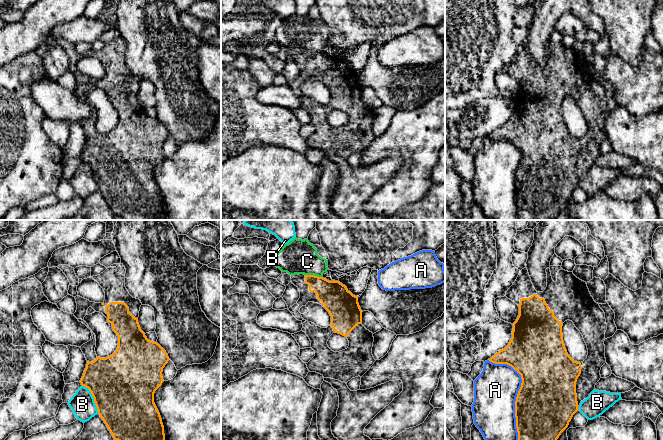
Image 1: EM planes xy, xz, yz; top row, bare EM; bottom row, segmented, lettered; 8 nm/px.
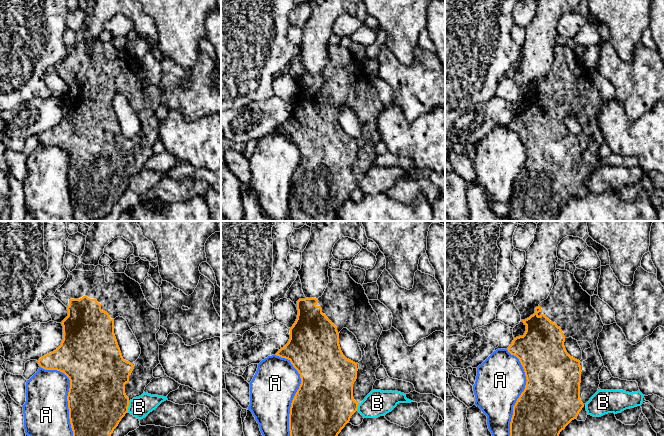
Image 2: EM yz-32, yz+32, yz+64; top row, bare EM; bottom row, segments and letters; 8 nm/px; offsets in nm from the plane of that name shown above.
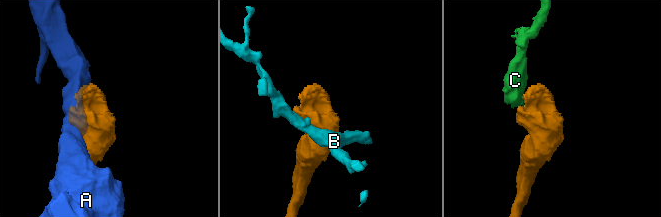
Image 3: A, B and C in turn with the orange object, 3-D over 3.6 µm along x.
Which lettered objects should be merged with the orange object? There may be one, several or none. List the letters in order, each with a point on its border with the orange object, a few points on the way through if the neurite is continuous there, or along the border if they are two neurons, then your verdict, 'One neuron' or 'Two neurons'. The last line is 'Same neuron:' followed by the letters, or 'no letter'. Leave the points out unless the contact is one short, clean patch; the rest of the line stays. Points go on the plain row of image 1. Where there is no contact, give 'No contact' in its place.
A: Touches orange at yz (518, 169). Two neurons
B: Touches orange at xy (93, 173). Two neurons
C: Touches orange at xz (314, 51). Boundary: xz (305, 50), (314, 50), (322, 53). Two neurons
Same neuron: no letter

